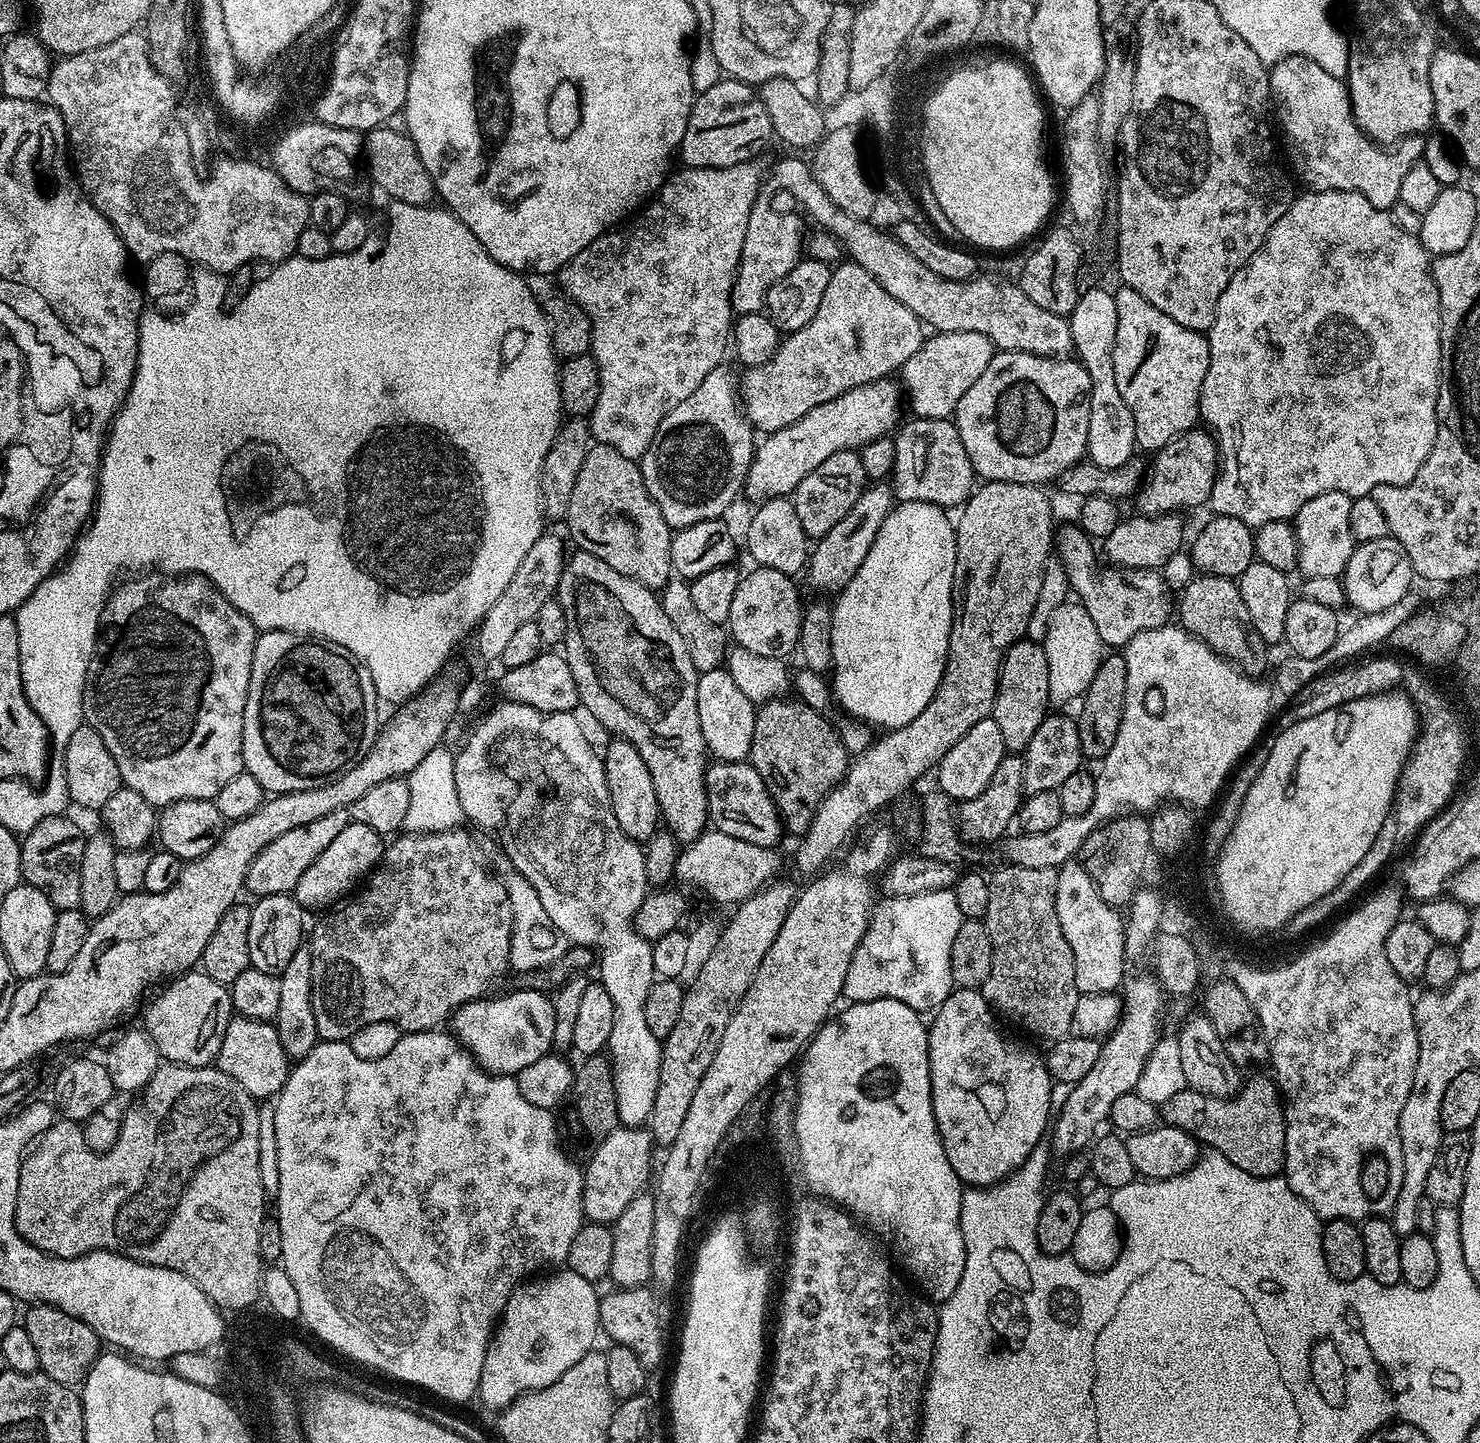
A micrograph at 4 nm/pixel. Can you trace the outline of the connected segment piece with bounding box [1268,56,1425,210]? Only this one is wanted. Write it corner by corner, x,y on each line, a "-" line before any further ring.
1287,56
1284,60
1279,60
1278,63
1271,65
1268,73
1268,90
1270,93
1271,103
1274,105
1274,116
1280,119
1280,128
1284,131
1284,144
1282,140
1282,148
1288,151
1288,160
1292,163
1291,171
1297,172
1300,175
1300,180
1313,192
1325,192
1326,190
1338,190
1339,192
1360,192
1362,198
1366,198
1366,202
1370,202
1370,206
1392,210
1397,207
1400,199
1400,191
1402,190
1402,178
1406,176
1410,166
1419,164
1424,158
1424,141
1423,135
1408,136
1405,140
1397,140
1391,146
1381,146
1375,140
1369,140
1367,136
1361,132
1356,124
1356,119
1352,117
1352,103
1348,97
1347,83
1341,77
1334,74
1326,74
1326,70
1322,70
1322,66
1318,66
1318,62
1314,62
1305,56

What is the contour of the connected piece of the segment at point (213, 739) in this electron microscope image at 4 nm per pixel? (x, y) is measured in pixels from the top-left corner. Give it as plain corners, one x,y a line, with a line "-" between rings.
152,570
147,574
125,579
119,586
113,587
104,602
100,639
96,646
96,654
88,667
88,681
84,687
84,718
86,723
94,726
94,730
98,730
98,734
102,734
102,742
106,742
106,750
114,754
123,787
142,794
142,798
146,798
146,802
150,802
153,808
163,810
179,800
215,800
218,790
222,790
222,786
226,786
230,778
238,778
238,774
245,771
242,730
257,635
258,630
254,622
250,622
246,614
239,612
226,599
223,592
214,587
205,576
169,574

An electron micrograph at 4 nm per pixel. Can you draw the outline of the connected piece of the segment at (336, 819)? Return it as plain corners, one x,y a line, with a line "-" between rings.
343,808
326,814
326,818
306,822
306,826
286,830
286,834
282,834
282,838
274,838
274,842
270,842
262,849
254,858
254,862
250,862
246,881
247,891
249,893
252,891
253,897
256,898
283,892
295,893
298,878
302,878
302,874
306,874
306,870
310,870
310,866
316,861
318,854
322,854
322,850
326,850
326,846
330,846
330,842
334,842
334,838
338,838
338,834
342,834
342,830
346,830
348,823
350,823
349,809

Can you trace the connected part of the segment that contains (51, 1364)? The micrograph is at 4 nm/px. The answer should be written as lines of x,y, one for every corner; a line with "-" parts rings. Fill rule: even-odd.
32,1304
29,1307
29,1312
26,1311
22,1316
22,1326
26,1330
26,1334
30,1334
30,1339
34,1341
34,1346
36,1347
38,1353
38,1362
40,1363
40,1371
44,1373
45,1376
48,1376
54,1382
58,1382
59,1384
66,1384
69,1386
76,1386
83,1381
84,1377
88,1375
89,1370
92,1368
92,1363
96,1360
97,1356
101,1355
102,1352
102,1341
98,1333
90,1326
86,1326
86,1322
82,1322
78,1319
77,1316
71,1316
70,1314
66,1314
60,1308
56,1308
52,1304

